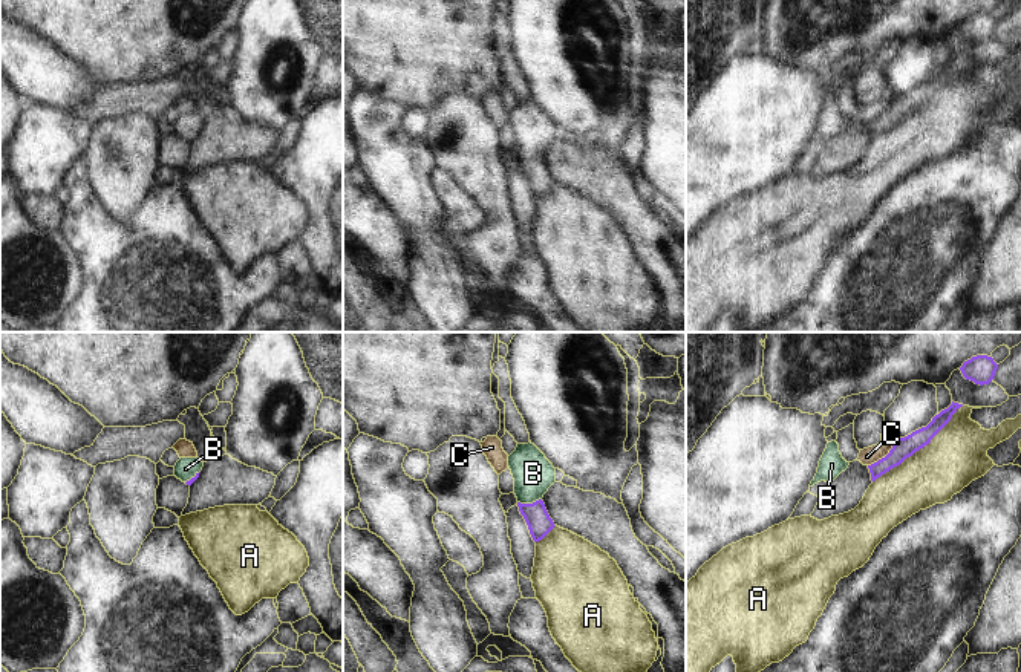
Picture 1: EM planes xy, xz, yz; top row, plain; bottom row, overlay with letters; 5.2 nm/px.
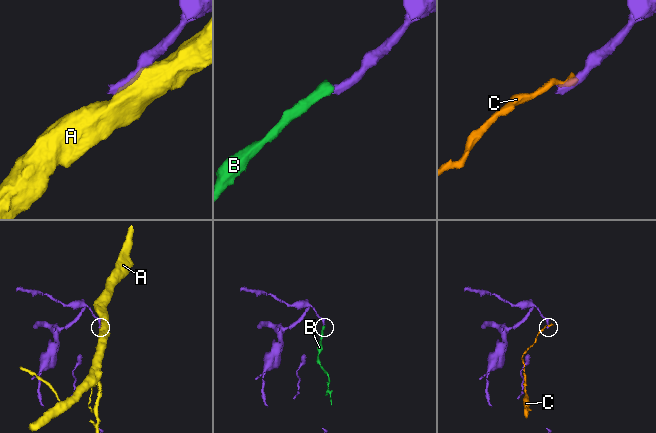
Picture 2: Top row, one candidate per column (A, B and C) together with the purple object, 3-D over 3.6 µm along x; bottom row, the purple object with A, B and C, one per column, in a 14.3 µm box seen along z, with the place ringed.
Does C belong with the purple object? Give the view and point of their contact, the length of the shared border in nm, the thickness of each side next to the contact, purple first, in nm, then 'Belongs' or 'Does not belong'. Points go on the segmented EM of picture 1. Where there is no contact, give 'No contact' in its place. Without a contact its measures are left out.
Touches purple at yz (885, 456). Shared border 200 nm. Thickness 110 nm (purple) against 90 nm. Does not belong.

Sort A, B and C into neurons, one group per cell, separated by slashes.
A / B / C

